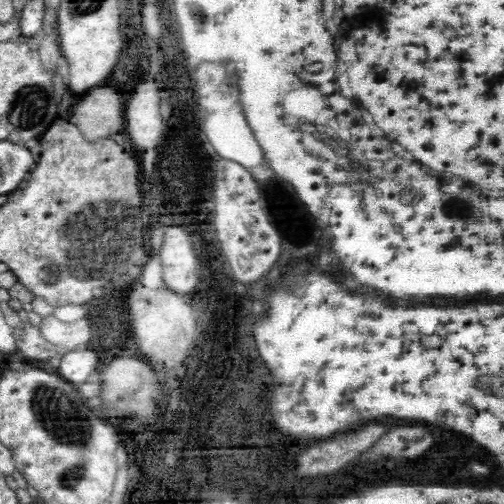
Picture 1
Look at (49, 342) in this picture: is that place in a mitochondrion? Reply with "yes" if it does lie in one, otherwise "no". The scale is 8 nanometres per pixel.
no

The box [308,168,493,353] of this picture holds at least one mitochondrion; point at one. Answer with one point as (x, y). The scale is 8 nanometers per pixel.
(456, 208)

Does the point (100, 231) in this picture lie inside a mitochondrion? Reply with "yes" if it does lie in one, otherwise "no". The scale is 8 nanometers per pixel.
yes

